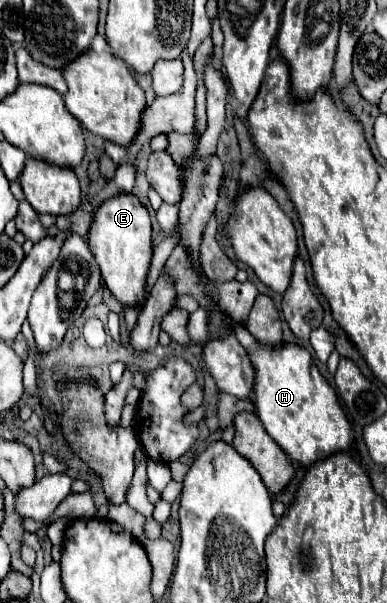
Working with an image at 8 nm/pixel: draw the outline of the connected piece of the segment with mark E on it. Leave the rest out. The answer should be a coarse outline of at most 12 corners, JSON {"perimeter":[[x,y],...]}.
{"perimeter":[[129,192],[93,214],[87,244],[123,306],[145,298],[147,208]]}

